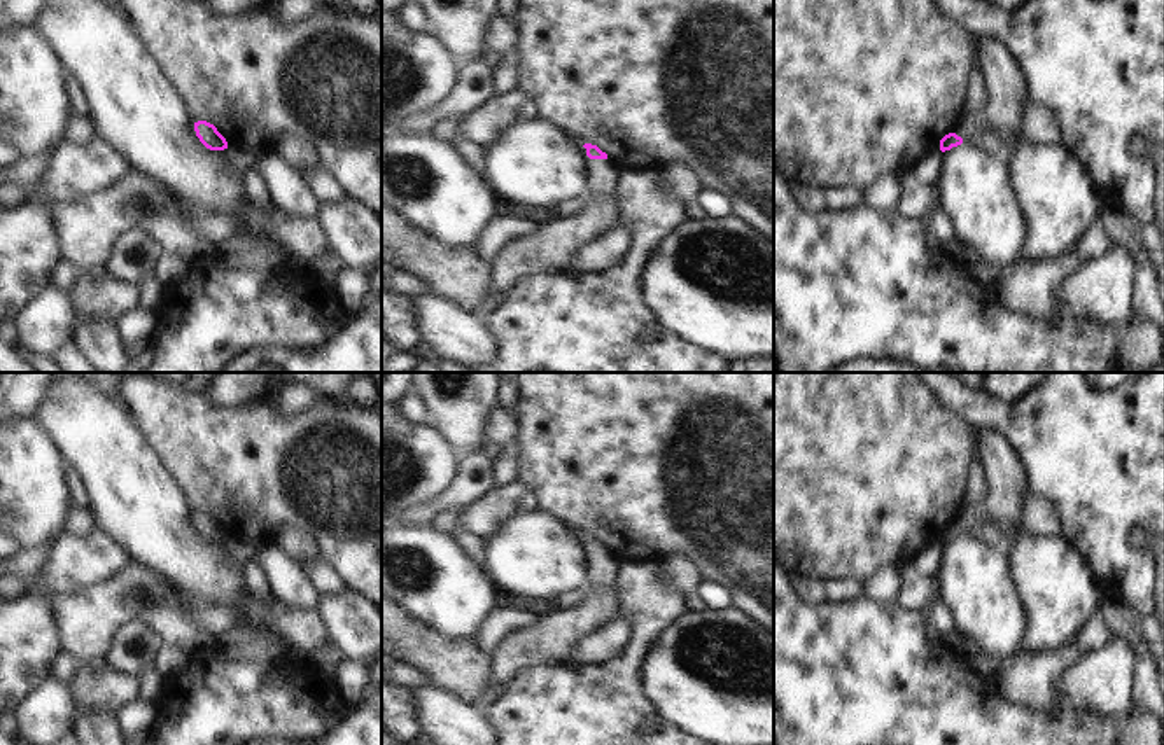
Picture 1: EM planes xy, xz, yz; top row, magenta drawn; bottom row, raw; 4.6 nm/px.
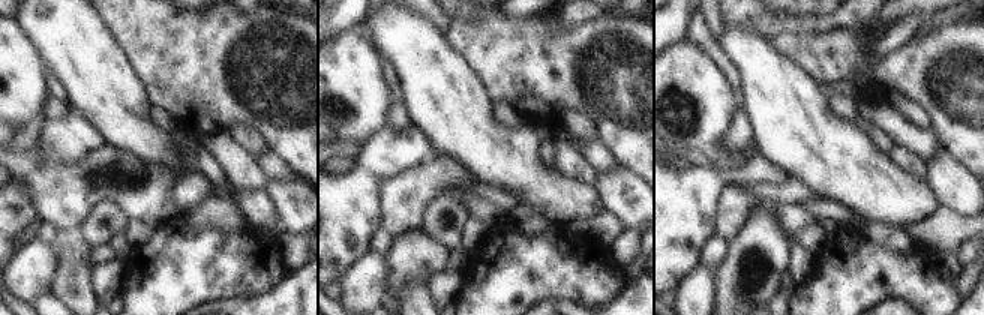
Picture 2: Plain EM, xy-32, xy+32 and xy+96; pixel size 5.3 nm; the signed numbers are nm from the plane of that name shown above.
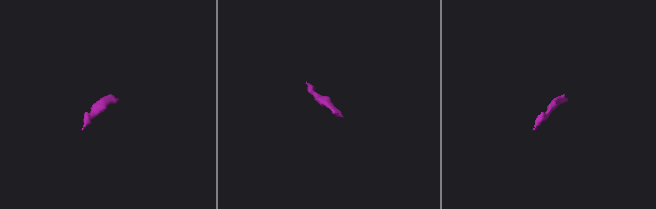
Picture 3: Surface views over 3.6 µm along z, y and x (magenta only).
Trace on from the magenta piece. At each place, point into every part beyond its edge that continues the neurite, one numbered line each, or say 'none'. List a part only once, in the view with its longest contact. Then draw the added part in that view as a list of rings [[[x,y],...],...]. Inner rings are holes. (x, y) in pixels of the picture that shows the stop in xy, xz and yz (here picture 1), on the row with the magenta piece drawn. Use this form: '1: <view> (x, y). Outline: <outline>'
1: xz (550, 249). Outline: [[[590,159],[590,168],[590,203],[567,219],[553,217],[534,234],[508,243],[494,261],[494,292],[511,290],[530,275],[569,271],[576,250],[623,224],[618,196],[623,171],[611,159]]]

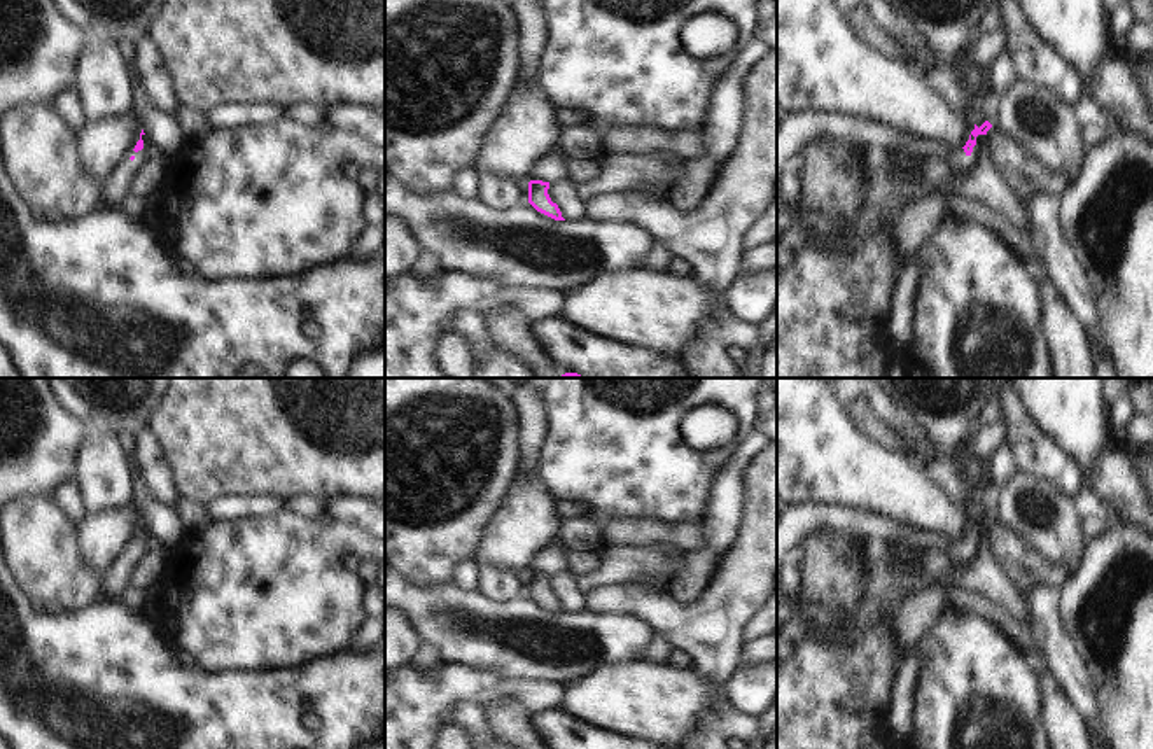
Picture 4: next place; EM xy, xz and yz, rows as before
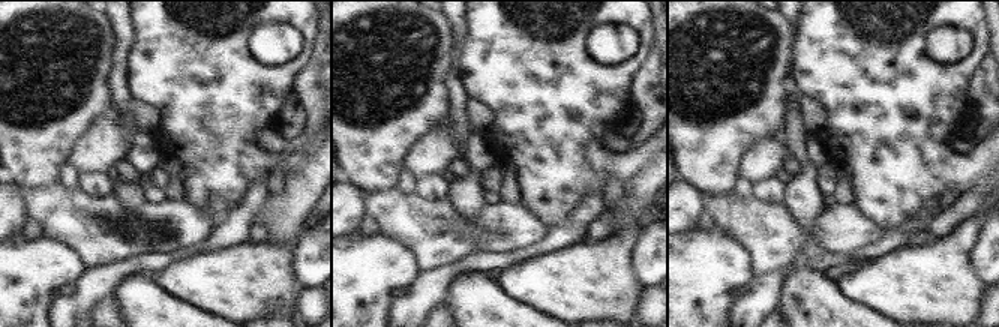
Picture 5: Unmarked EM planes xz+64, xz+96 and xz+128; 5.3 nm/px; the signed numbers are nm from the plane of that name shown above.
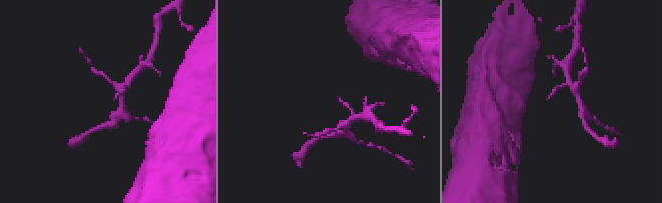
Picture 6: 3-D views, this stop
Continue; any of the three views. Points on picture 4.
1: xy (118, 188). Outline: [[[142,135],[142,140],[143,149],[138,152],[131,150],[105,184],[107,205],[112,208],[119,208],[122,201],[131,194],[131,187],[138,172],[150,159],[147,154],[147,136]]]

